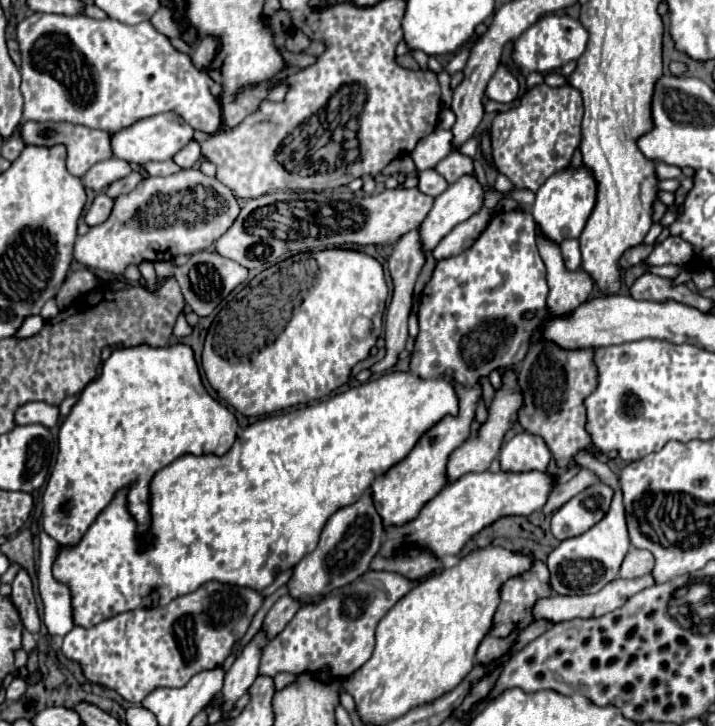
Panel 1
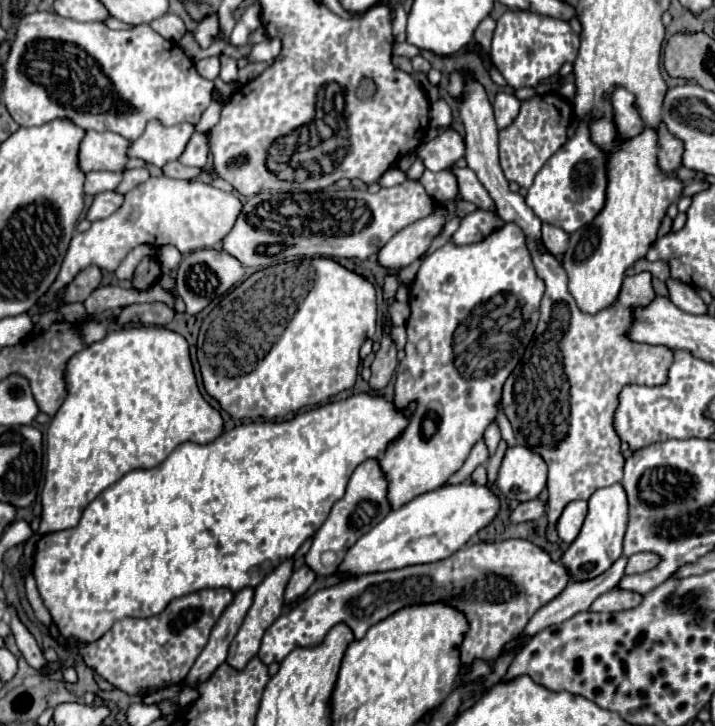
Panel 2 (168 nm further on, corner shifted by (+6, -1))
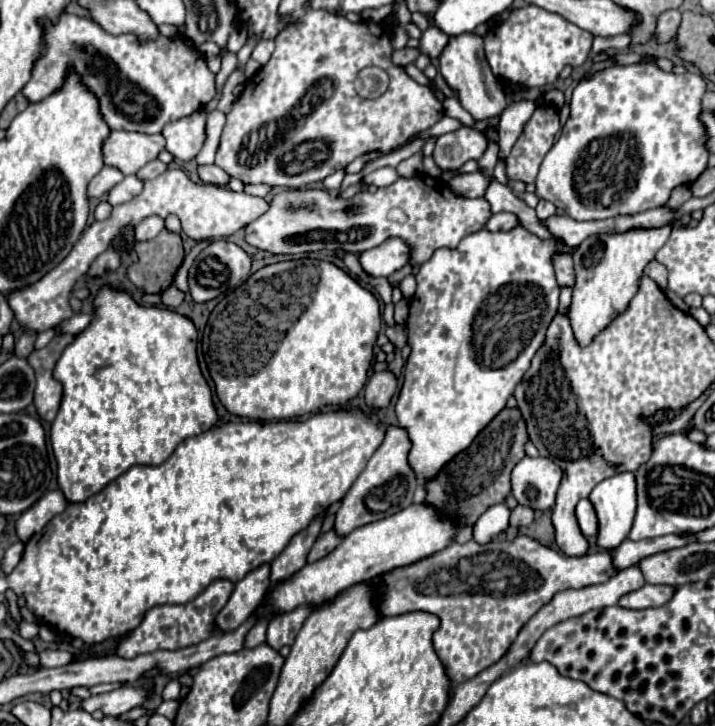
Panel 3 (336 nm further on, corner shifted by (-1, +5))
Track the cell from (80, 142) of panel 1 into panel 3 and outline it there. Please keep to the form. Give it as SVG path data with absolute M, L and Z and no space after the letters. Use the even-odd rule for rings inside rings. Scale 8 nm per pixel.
M112 130L102 142L102 158L106 166L114 166L124 174L136 174L144 164L154 160L164 150L160 134L140 134L126 130Z

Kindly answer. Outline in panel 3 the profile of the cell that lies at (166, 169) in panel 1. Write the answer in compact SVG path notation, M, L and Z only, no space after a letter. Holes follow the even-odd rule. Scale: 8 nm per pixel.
M210 164L210 166L198 166L198 176L202 178L202 182L206 184L216 184L216 186L226 186L228 182L228 174L218 168L216 164Z

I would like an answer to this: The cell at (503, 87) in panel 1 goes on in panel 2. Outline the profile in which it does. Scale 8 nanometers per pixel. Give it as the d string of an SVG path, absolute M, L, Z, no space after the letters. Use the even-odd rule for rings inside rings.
M507 92L497 94L493 108L495 108L495 120L497 120L499 130L507 128L517 118L519 106L521 106L521 102L513 94L507 94Z

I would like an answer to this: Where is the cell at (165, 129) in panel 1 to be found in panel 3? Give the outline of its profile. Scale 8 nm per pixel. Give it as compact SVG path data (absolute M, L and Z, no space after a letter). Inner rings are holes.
M198 110L182 120L176 120L174 124L166 124L166 128L162 130L162 136L166 140L166 150L182 162L192 160L198 150L204 144L204 126L206 126L206 118L204 112Z

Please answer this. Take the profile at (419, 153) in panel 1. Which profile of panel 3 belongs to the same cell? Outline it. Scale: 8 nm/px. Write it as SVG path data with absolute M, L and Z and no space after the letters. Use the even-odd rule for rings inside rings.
M458 128L436 140L434 162L444 170L456 170L468 160L478 160L486 150L486 136L472 128Z

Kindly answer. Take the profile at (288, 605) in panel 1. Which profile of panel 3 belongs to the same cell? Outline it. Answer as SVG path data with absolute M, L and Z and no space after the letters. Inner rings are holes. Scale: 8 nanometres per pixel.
M330 530L328 534L324 534L322 538L318 538L316 542L314 542L314 546L312 546L312 550L310 550L310 554L308 554L308 562L312 564L312 562L318 562L318 560L322 560L324 556L328 556L338 544L340 544L342 540L340 540L340 536L334 532L334 530Z

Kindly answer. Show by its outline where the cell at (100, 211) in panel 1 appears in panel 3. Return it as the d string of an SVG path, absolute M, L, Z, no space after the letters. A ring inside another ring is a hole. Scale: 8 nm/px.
M126 176L120 184L116 184L108 192L108 204L118 206L118 204L124 204L124 202L130 202L140 192L142 192L142 180L138 180L136 176Z

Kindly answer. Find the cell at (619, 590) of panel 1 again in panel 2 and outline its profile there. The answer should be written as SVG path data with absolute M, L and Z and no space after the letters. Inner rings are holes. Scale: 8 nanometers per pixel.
M615 588L615 590L609 590L607 594L599 596L591 604L591 612L623 612L623 610L631 610L631 608L639 606L641 600L643 600L641 594Z

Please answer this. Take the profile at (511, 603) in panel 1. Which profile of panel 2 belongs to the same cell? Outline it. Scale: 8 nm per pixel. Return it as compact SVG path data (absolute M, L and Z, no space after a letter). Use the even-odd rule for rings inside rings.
M529 540L481 542L461 548L439 562L365 574L337 586L317 590L307 598L307 602L281 614L265 630L257 656L265 664L281 662L295 646L315 646L323 642L327 630L337 622L347 622L359 640L365 636L369 626L385 620L405 606L445 602L447 606L461 610L467 618L469 628L459 644L459 660L461 670L469 670L473 660L493 662L503 648L515 640L515 636L523 634L531 616L565 590L569 580L571 576L565 566L553 562L545 550Z

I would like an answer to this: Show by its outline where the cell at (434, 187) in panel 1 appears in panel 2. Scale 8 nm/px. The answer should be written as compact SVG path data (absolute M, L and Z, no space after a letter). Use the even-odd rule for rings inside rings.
M425 170L423 176L419 178L419 182L423 184L425 178L425 190L427 194L431 194L431 198L435 202L455 202L459 196L459 186L457 186L457 178L451 170L443 170L443 172L431 172Z

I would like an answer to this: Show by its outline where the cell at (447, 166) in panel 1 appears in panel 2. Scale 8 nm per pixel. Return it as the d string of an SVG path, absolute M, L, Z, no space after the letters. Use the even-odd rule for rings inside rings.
M453 168L457 180L459 180L459 194L463 200L473 202L479 210L489 210L495 212L495 202L485 190L485 186L479 182L477 174L471 168Z

